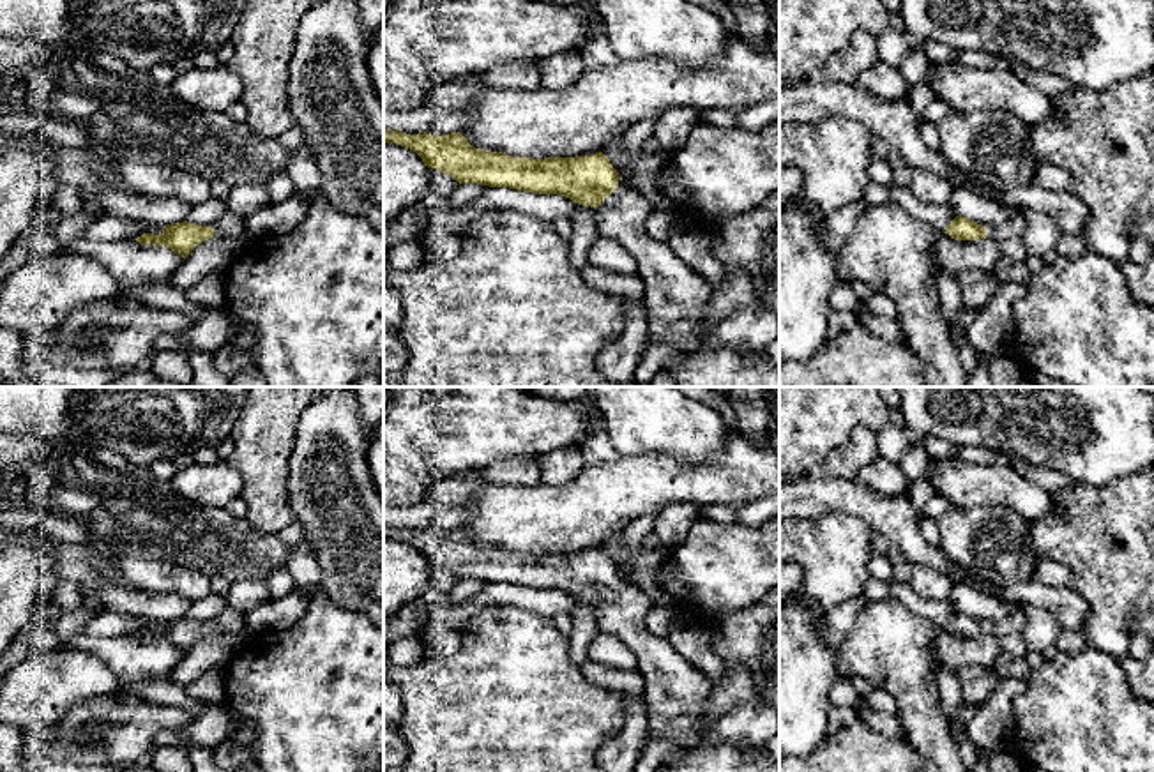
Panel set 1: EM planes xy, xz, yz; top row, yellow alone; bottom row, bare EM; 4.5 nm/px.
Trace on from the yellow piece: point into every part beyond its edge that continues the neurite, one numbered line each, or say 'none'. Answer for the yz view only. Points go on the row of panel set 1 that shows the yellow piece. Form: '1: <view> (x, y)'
1: yz (1015, 227)

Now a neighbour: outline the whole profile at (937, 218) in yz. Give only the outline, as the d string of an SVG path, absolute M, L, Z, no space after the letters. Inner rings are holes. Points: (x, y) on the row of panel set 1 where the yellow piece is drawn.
M900 185L900 191L891 194L891 200L937 233L945 231L958 216L953 207L931 205L917 200L908 185Z

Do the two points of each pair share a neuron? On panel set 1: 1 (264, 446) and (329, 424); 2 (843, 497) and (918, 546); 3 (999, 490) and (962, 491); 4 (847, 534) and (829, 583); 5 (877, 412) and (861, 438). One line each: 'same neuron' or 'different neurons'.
1: different neurons
2: same neuron
3: same neuron
4: same neuron
5: different neurons

